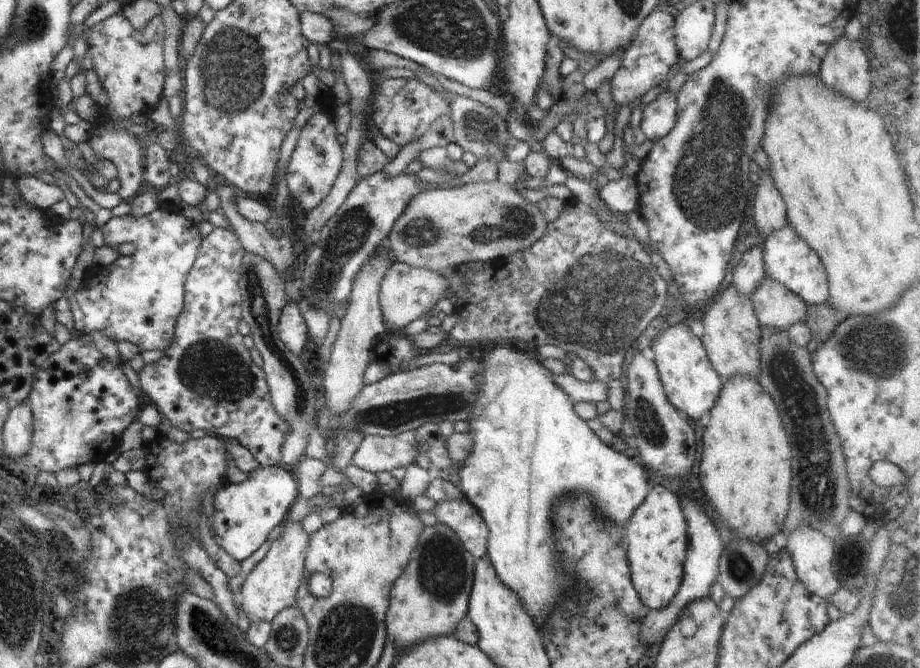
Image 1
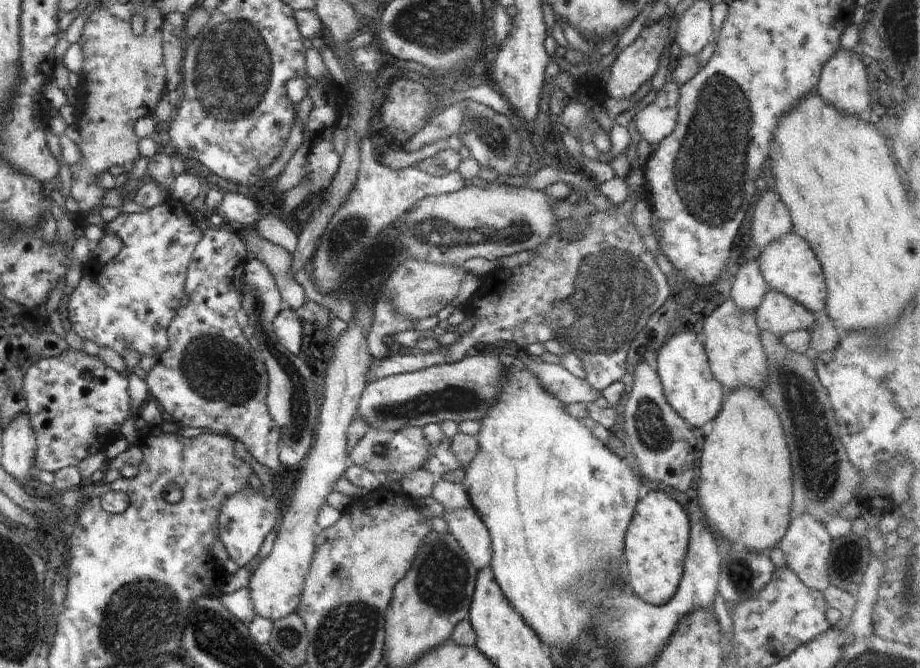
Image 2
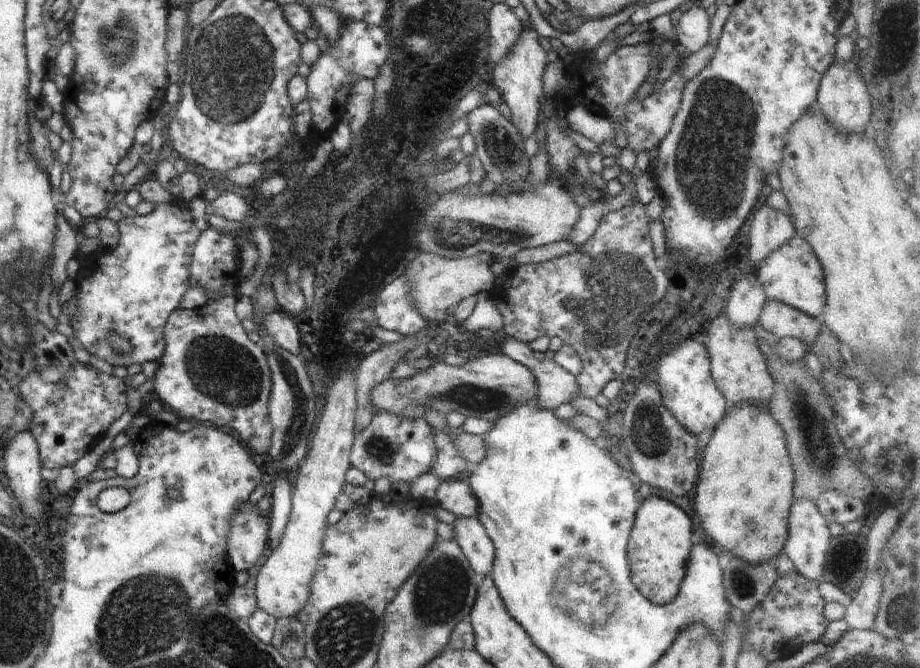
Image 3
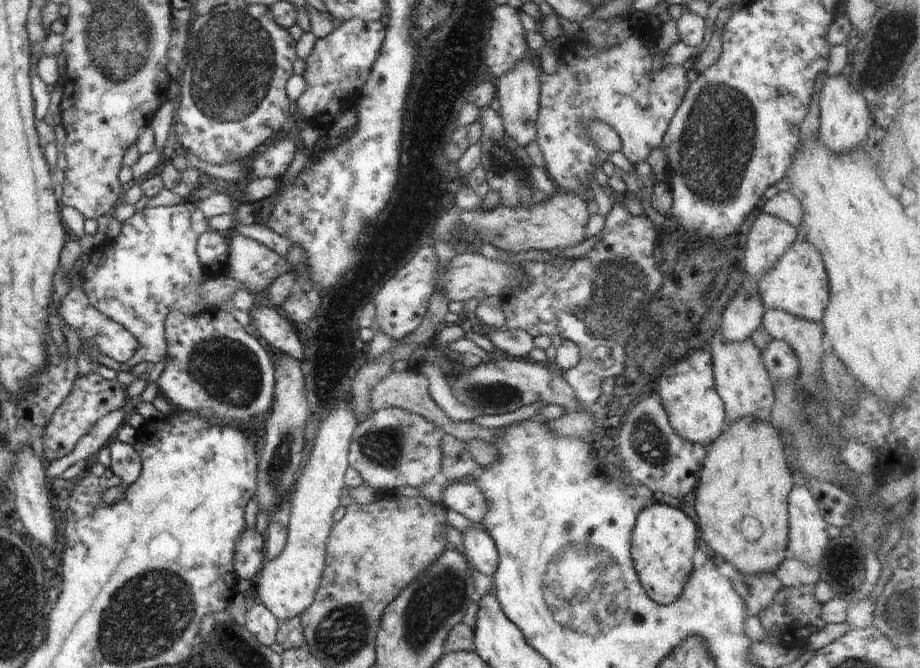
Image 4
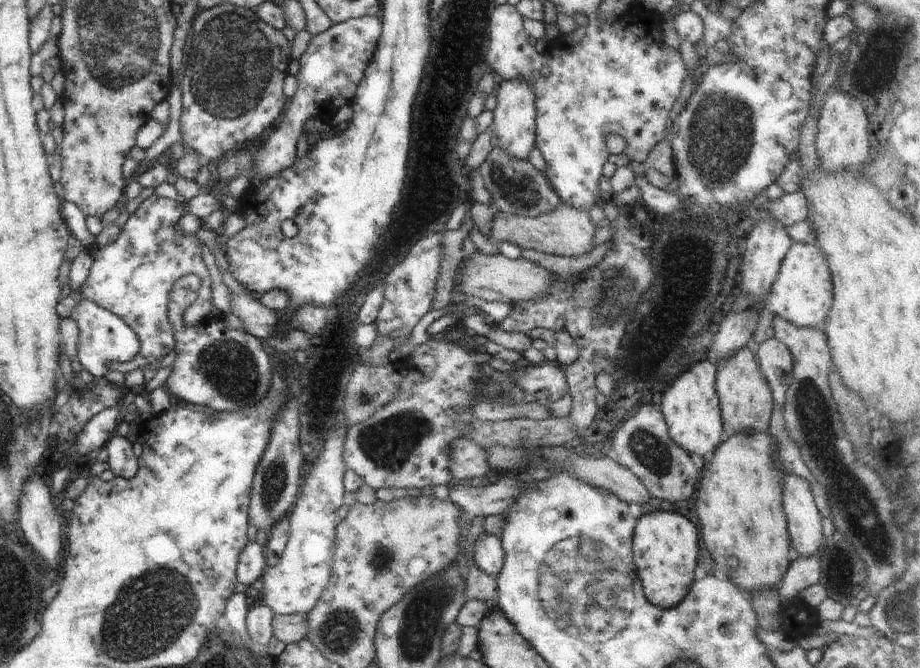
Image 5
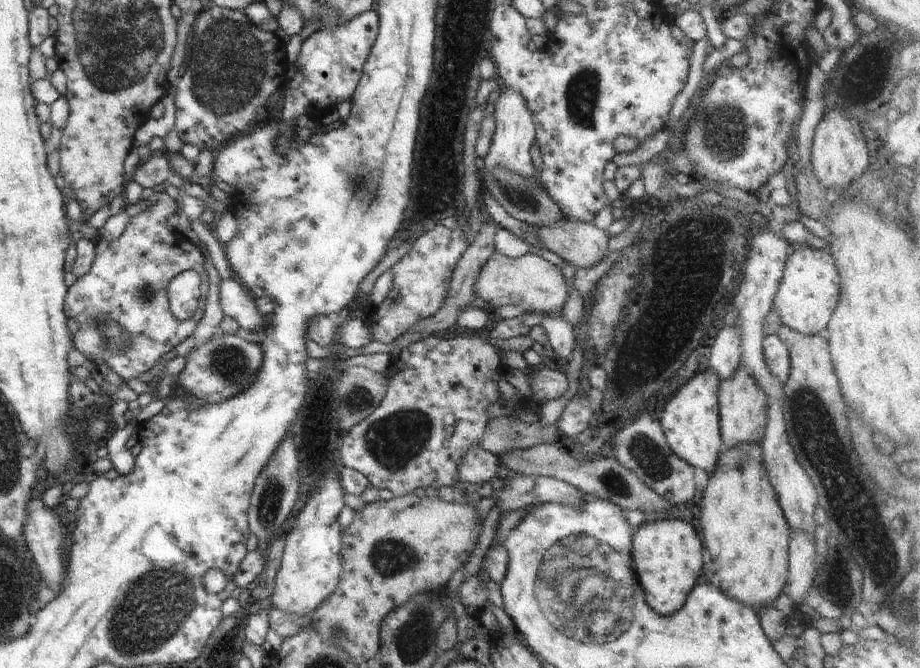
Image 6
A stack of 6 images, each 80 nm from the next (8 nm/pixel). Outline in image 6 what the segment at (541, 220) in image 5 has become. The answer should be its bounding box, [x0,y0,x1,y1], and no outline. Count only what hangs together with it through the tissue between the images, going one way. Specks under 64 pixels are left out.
[528,216,612,268]

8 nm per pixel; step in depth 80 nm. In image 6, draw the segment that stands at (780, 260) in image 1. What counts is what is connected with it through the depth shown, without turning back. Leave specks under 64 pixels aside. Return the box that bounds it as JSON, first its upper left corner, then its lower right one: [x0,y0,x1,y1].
[772,245,840,335]

